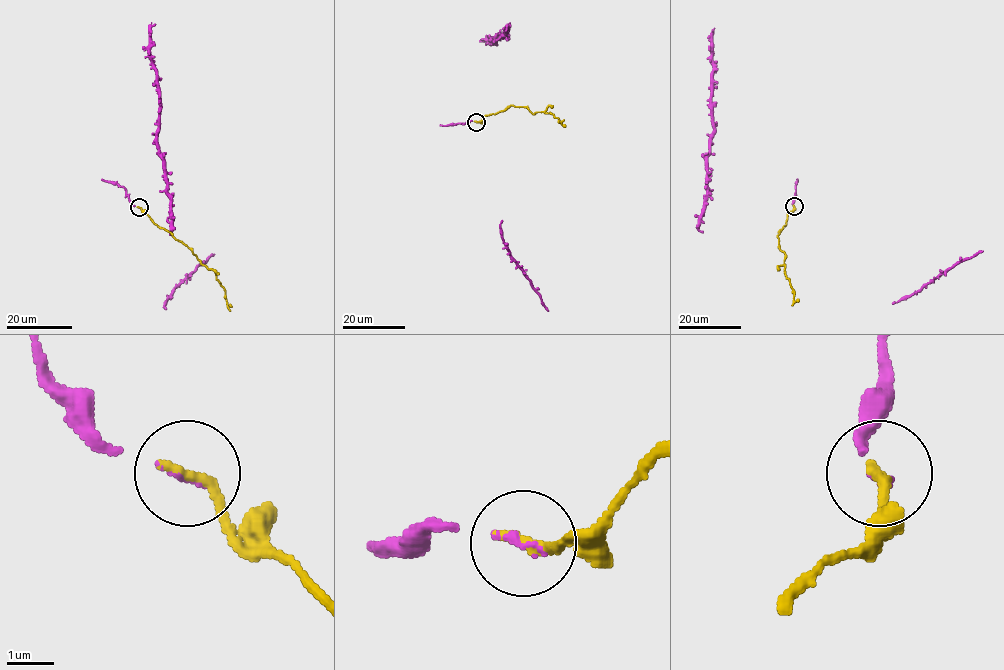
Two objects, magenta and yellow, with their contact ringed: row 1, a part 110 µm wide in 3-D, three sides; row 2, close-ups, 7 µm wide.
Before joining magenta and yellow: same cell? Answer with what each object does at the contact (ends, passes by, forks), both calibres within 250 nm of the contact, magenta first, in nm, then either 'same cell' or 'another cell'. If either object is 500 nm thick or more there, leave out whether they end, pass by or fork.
magenta ends | yellow ends | 90/280 nm | same cell

